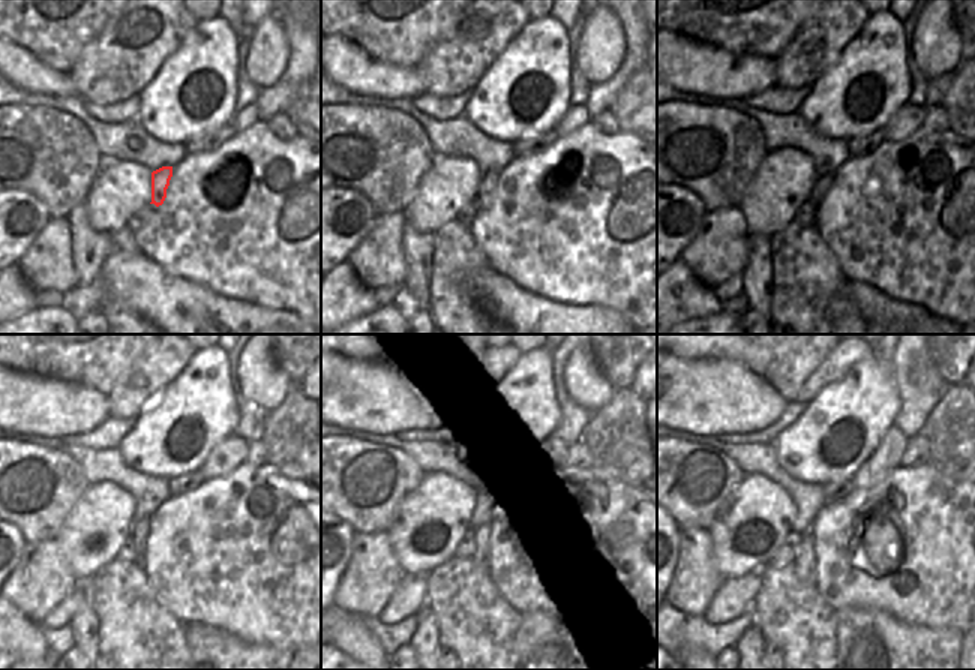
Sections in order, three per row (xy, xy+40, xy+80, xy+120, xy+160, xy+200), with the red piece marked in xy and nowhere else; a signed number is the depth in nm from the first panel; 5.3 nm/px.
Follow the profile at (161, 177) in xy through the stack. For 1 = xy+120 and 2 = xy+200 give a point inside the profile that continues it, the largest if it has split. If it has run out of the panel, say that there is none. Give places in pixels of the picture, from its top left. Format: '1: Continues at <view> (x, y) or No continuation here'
1: Continues at xy+120 (140, 531)
2: Continues at xy+200 (804, 564)

